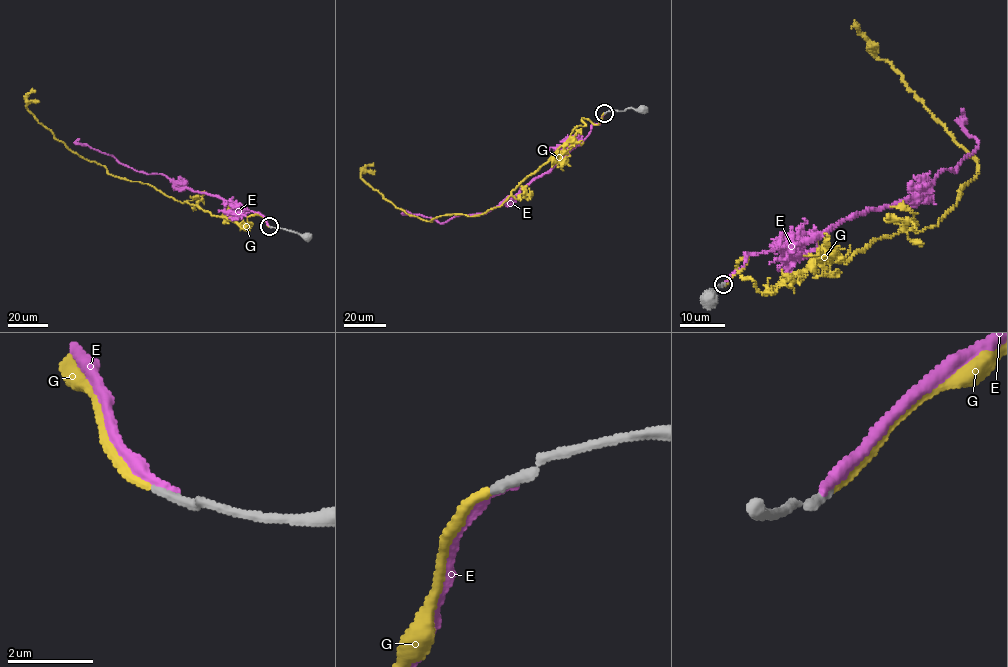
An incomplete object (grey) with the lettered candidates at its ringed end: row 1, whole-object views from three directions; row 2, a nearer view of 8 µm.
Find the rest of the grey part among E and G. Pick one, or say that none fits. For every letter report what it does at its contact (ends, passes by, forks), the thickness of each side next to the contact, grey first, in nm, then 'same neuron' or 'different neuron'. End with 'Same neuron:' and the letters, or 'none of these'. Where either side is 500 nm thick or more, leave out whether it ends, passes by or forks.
E: it ends there; 260 nm thick on the grey side, 200 nm on the other; different neuron
G: it ends there; 220 nm thick on the grey side, 200 nm on the other; same neuron
Same neuron: G

